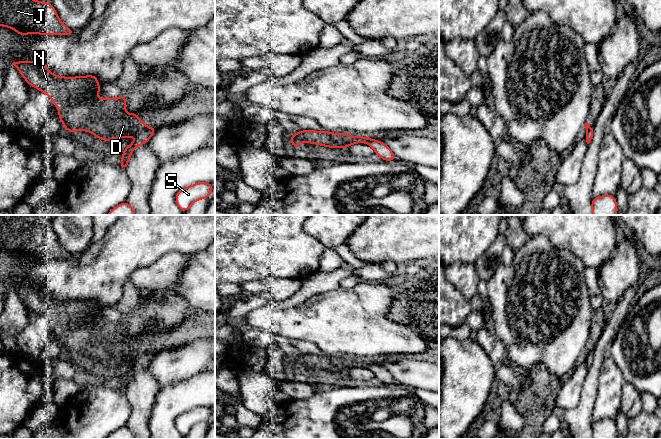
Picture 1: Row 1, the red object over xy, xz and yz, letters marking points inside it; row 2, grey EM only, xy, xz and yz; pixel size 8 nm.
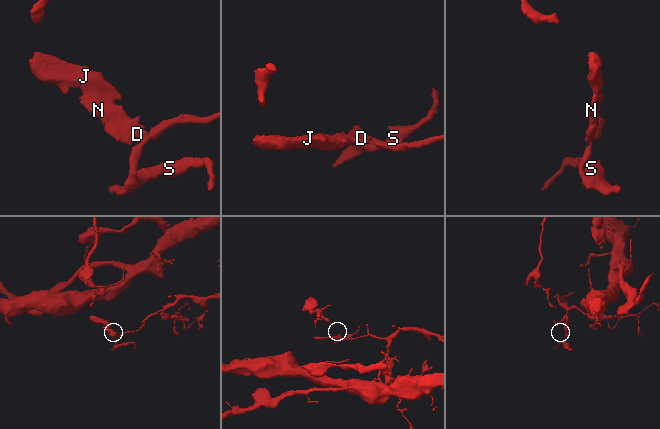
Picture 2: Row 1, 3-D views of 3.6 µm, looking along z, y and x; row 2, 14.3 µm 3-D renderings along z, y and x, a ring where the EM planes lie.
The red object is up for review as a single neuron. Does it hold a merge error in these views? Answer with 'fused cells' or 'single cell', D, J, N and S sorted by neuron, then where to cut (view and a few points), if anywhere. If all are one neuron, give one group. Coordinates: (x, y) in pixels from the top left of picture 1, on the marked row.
fused cells; groups D J N / S; cut xy (145, 127), (136, 134)

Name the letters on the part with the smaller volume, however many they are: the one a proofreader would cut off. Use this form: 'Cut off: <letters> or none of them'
Cut off: D, J, N

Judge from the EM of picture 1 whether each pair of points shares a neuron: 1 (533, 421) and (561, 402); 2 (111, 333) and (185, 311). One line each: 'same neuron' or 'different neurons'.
1: different neurons
2: different neurons

